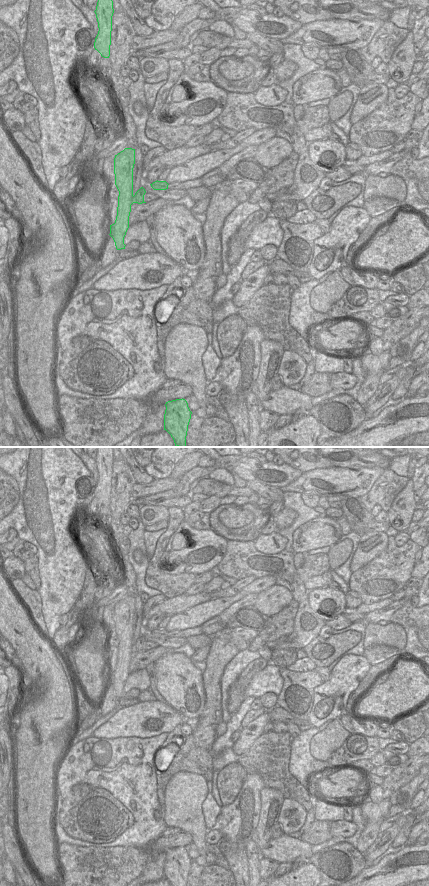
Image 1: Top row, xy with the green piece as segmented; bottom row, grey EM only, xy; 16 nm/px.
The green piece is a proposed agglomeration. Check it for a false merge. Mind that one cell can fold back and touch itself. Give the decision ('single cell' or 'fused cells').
fused cells

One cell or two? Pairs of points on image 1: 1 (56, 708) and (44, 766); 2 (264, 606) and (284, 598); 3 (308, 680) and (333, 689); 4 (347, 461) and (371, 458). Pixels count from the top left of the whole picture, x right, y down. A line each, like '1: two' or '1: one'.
1: one
2: one
3: two
4: one

